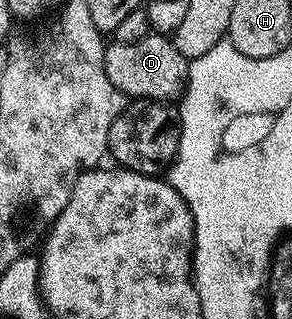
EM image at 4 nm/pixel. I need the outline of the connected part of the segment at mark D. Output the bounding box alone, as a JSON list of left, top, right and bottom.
[104,34,190,101]

